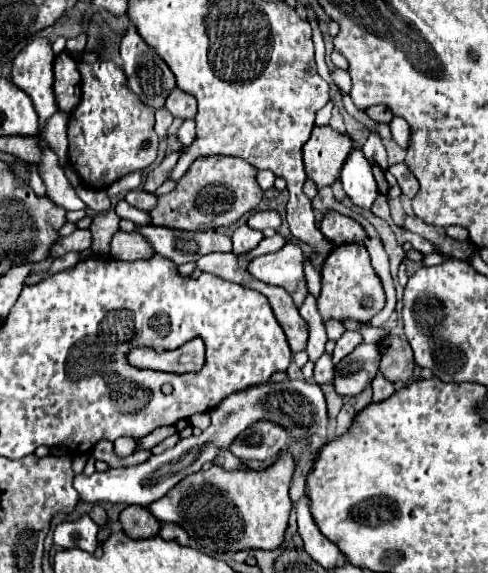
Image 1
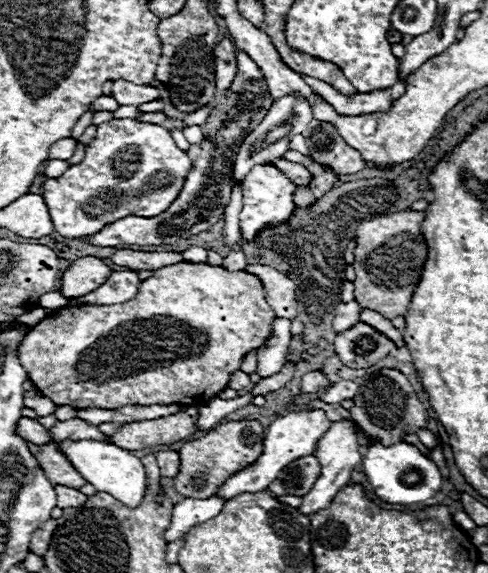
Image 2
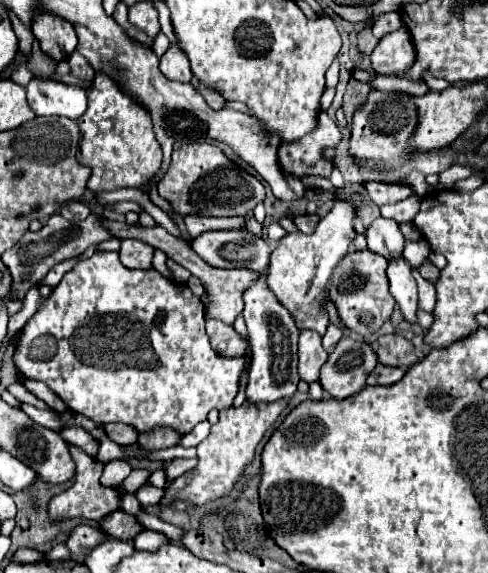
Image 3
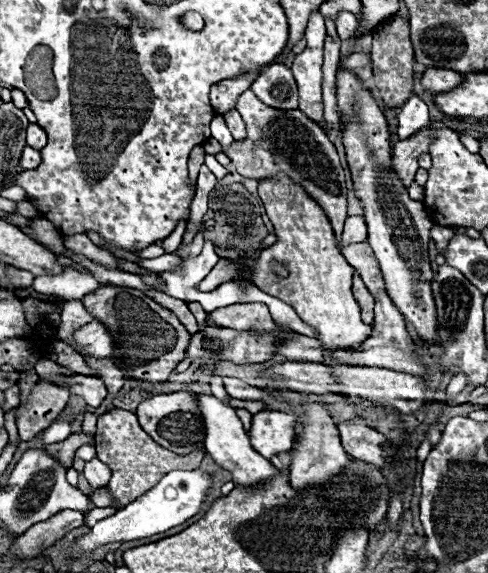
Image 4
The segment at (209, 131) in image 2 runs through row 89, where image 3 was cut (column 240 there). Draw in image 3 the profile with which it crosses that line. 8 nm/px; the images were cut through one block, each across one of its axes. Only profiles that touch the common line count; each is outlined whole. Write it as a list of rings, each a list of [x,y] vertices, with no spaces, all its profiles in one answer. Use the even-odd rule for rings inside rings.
[[[246,228],[204,232],[190,244],[194,252],[214,268],[248,268],[260,272],[270,260],[270,246]]]

